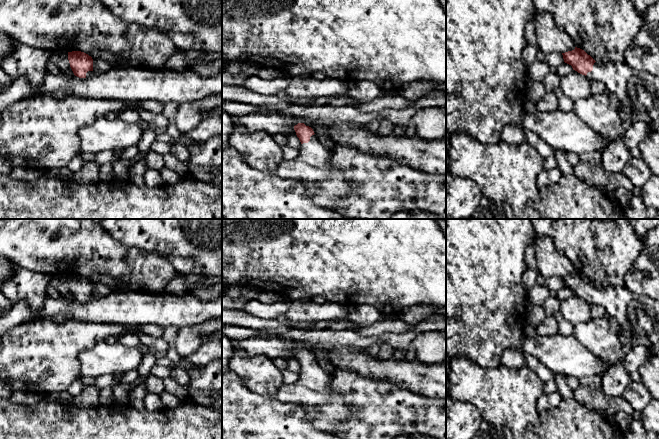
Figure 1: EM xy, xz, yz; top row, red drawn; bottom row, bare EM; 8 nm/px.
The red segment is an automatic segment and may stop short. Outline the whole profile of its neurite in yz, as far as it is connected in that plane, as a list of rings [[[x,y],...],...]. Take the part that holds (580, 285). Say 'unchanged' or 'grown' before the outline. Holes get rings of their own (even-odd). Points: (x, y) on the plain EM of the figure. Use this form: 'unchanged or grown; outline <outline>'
grown; outline [[[584,274],[562,277],[564,286],[590,305],[602,306],[621,328],[626,343],[653,346],[659,341],[659,301],[632,294],[625,286],[598,286]]]

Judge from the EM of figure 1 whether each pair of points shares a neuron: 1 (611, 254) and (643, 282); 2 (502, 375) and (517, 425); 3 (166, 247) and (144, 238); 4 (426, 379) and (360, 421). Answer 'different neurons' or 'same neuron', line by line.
1: different neurons
2: same neuron
3: same neuron
4: different neurons

